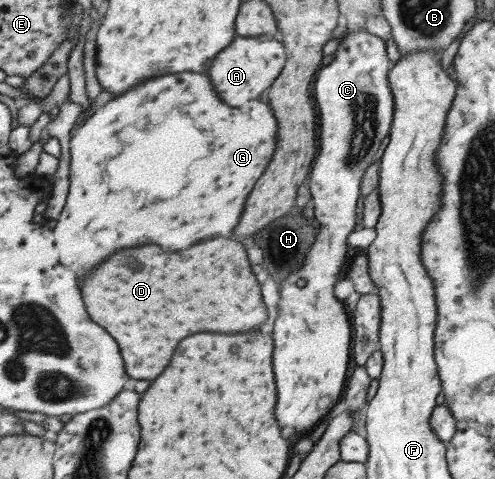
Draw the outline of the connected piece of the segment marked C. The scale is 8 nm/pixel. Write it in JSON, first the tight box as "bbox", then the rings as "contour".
{"bbox":[274,27,394,434],"contour":[[[364,27],[343,36],[334,59],[329,65],[322,65],[317,71],[312,92],[316,98],[319,111],[318,153],[313,162],[314,170],[310,178],[310,191],[314,200],[315,219],[320,223],[317,238],[308,250],[303,266],[281,283],[280,309],[274,323],[274,375],[276,375],[276,421],[282,429],[292,429],[294,434],[312,433],[325,415],[342,398],[342,389],[350,363],[350,343],[352,331],[345,303],[334,296],[334,286],[338,281],[342,265],[346,263],[348,251],[347,237],[357,229],[356,207],[361,195],[361,181],[366,168],[378,153],[382,141],[391,130],[394,111],[394,95],[389,86],[388,72],[390,59],[386,54],[386,42],[377,35],[372,35]]]}

